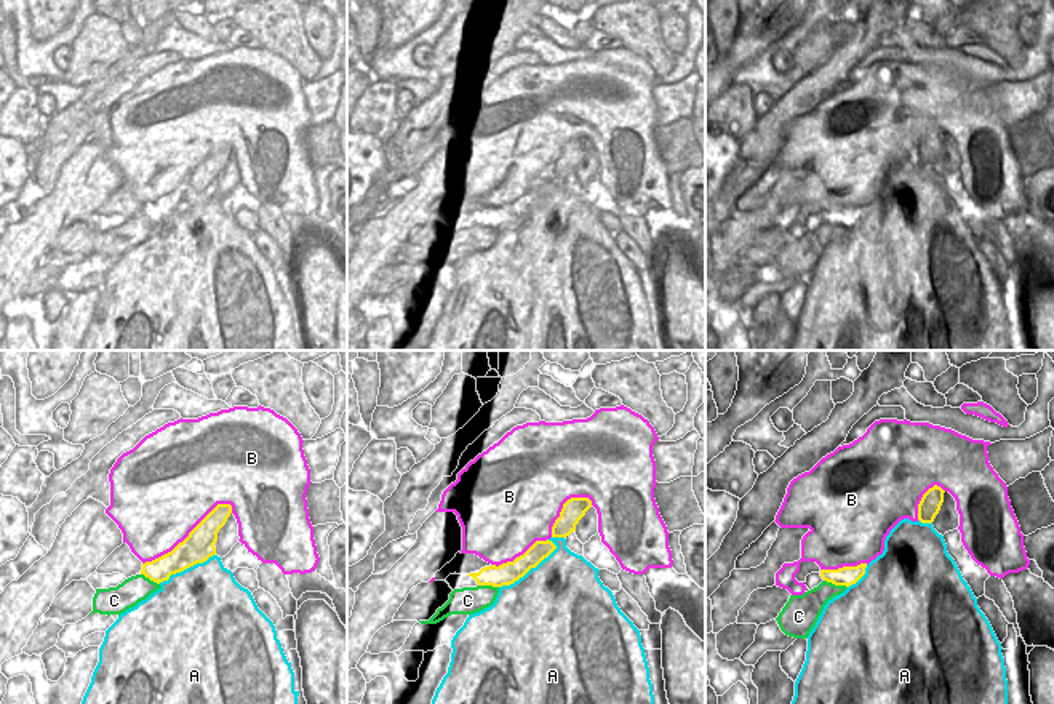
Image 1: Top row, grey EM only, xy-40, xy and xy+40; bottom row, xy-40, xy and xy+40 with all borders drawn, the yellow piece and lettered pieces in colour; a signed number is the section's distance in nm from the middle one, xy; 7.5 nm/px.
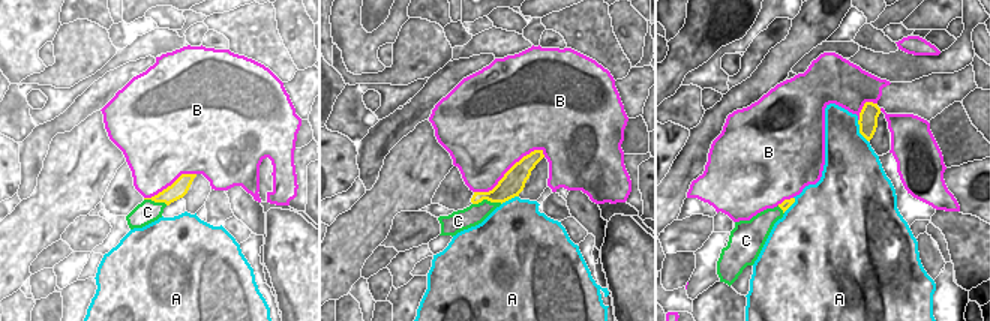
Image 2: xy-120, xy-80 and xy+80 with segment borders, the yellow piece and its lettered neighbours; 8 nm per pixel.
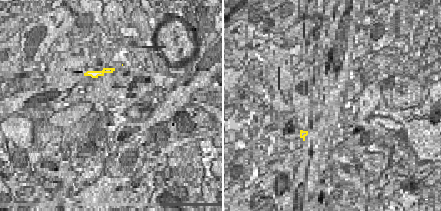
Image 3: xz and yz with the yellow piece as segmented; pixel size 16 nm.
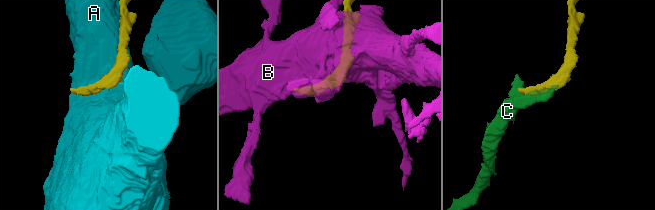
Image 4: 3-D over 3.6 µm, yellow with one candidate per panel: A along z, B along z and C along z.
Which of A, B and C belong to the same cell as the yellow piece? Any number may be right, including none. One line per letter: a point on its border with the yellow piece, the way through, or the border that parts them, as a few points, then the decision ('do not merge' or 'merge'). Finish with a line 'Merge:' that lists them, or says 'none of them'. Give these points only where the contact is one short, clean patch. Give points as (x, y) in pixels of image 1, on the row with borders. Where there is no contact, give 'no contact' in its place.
A: contact xy (538, 564); do not merge
B: contact xy-40 (189, 535); do not merge
C: contact xy+40 (835, 584); merge
Merge: C

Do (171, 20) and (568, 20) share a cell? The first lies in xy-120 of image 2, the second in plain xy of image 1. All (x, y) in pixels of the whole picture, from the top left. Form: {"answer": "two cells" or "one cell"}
{"answer": "two cells"}

